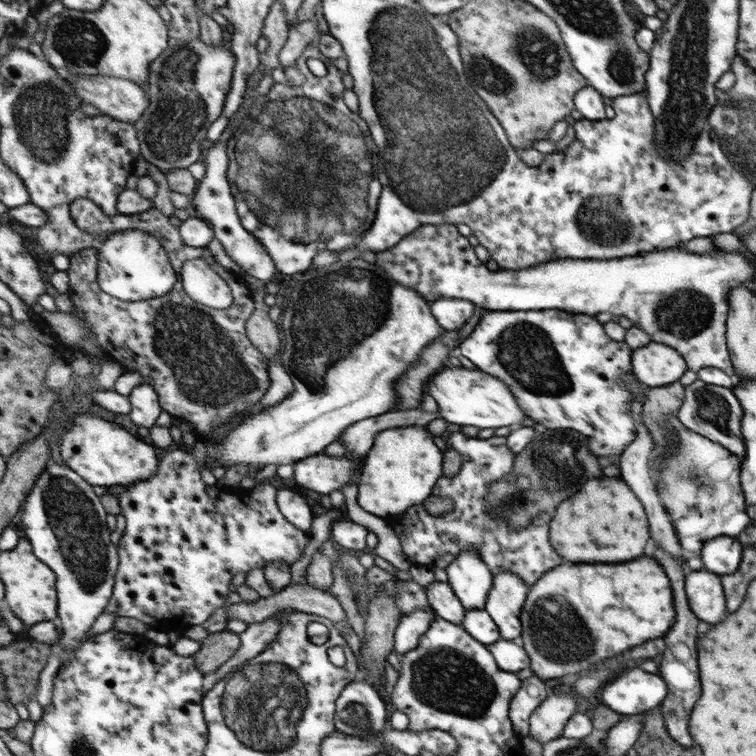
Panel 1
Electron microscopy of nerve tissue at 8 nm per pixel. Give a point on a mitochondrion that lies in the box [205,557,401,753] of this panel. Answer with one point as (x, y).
(355, 714)

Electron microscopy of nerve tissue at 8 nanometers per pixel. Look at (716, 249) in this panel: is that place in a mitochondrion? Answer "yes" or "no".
no

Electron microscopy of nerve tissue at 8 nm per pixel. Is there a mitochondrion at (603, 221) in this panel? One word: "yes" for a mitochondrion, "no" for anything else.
yes

